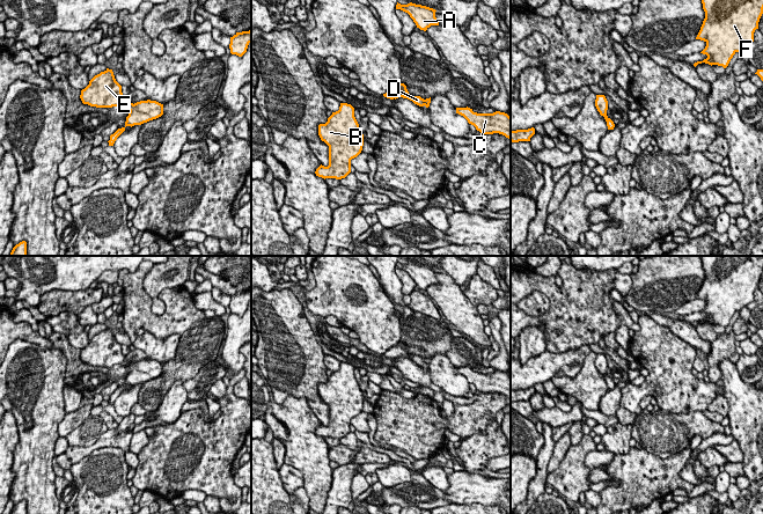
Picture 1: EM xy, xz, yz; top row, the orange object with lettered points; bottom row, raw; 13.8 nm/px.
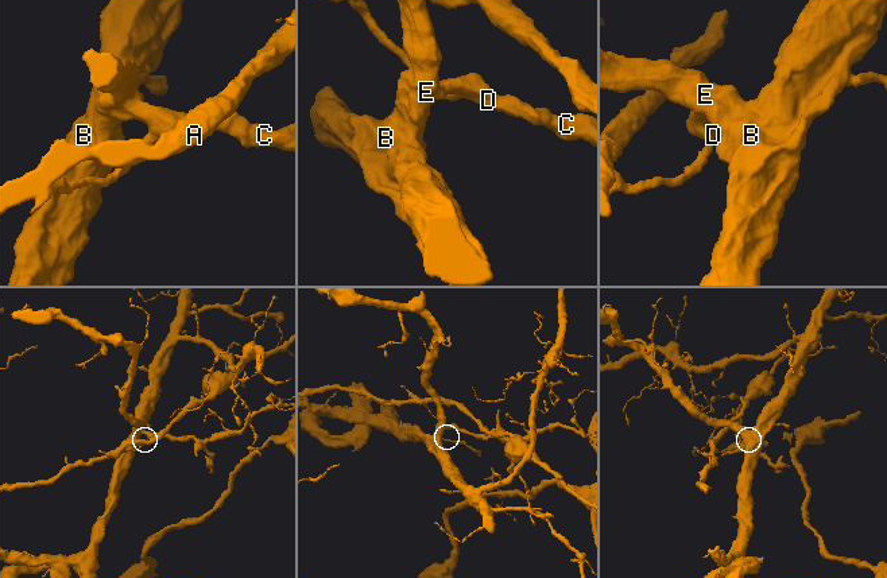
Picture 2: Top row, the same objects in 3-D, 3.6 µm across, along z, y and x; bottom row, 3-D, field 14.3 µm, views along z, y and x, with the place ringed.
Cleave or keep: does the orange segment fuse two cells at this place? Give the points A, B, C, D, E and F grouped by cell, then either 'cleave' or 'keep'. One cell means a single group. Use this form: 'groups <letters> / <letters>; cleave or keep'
groups A B C D E F; keep

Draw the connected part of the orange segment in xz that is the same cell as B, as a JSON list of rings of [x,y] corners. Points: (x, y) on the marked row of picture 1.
[[[340,103],[325,124],[318,125],[318,135],[329,146],[329,166],[320,166],[315,174],[322,178],[345,178],[351,172],[351,160],[364,146],[364,134],[354,117],[354,108]]]

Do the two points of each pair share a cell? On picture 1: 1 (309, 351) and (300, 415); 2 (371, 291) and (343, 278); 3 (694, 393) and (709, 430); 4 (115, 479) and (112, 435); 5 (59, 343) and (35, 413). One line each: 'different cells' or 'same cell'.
1: different cells
2: same cell
3: different cells
4: different cells
5: different cells

